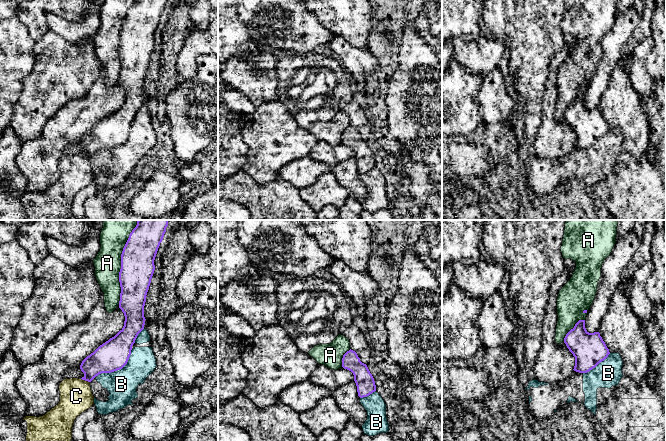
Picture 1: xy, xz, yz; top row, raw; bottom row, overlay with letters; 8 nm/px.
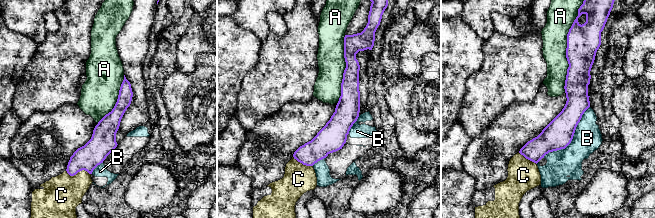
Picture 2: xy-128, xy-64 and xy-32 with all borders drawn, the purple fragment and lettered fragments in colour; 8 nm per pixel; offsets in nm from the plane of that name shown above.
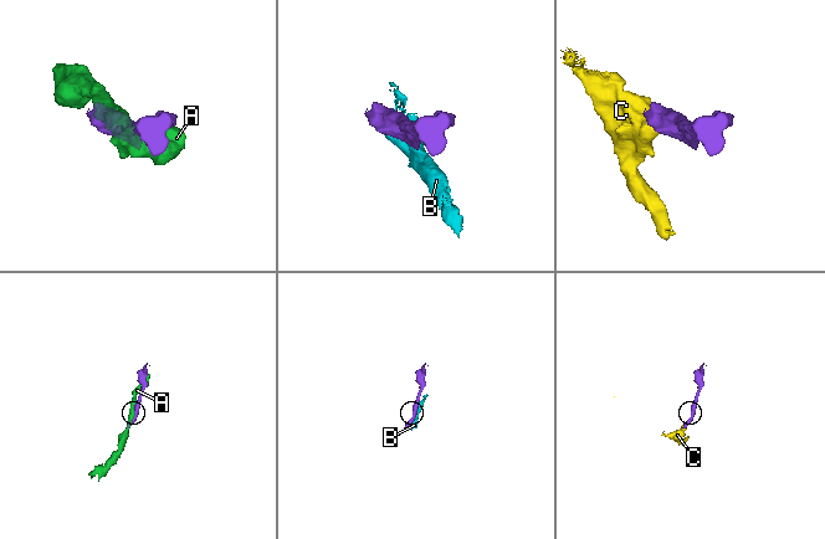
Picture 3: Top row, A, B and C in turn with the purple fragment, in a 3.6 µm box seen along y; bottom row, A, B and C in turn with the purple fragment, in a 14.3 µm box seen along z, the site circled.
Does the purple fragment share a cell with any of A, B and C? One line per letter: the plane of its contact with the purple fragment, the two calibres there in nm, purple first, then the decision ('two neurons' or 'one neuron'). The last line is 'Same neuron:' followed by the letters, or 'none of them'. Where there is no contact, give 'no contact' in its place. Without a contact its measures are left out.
A: xy | 280/220 nm | two neurons
B: xy | 240/240 nm | two neurons
C: xy | 240/260 nm | two neurons
Same neuron: none of them

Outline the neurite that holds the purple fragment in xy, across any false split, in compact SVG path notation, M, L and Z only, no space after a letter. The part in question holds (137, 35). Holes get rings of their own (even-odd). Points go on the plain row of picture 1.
M137 0L121 30L119 84L125 92L123 104L100 121L81 139L82 156L91 158L101 149L122 145L132 122L144 105L146 71L155 46L154 36L168 0Z

